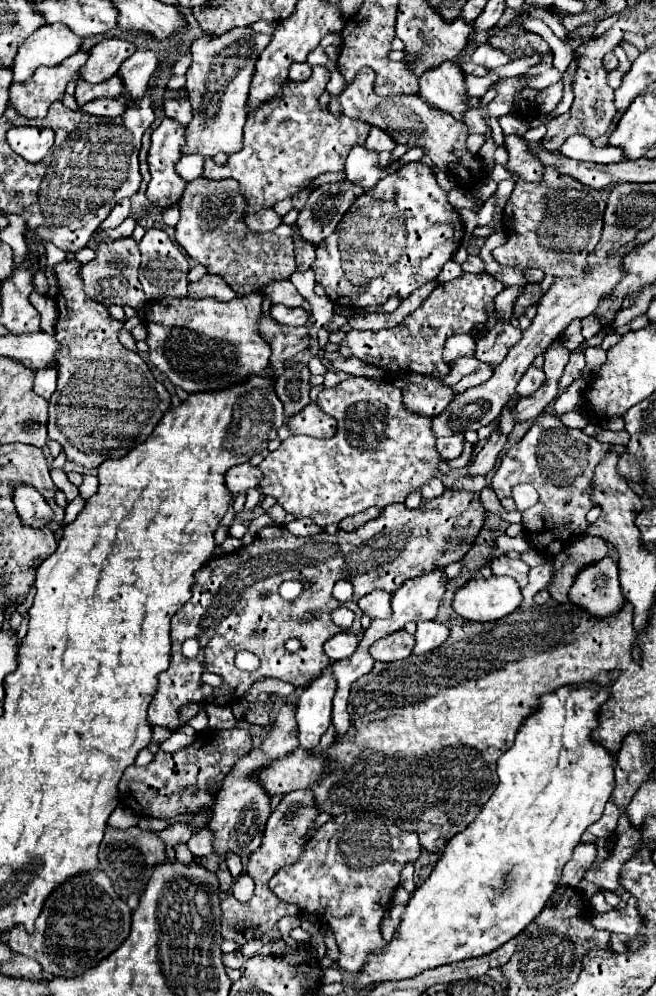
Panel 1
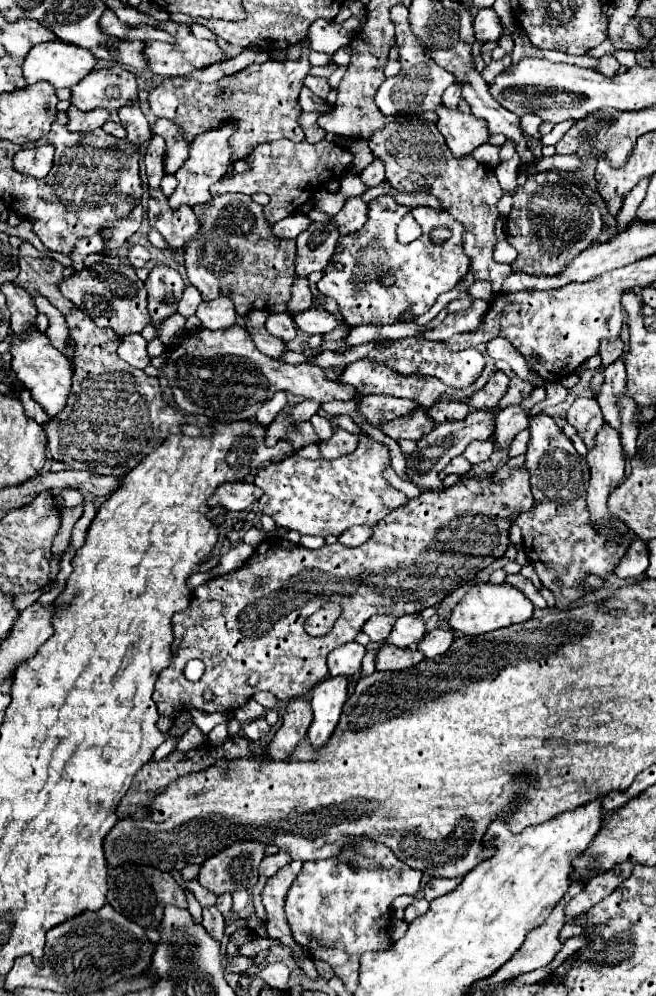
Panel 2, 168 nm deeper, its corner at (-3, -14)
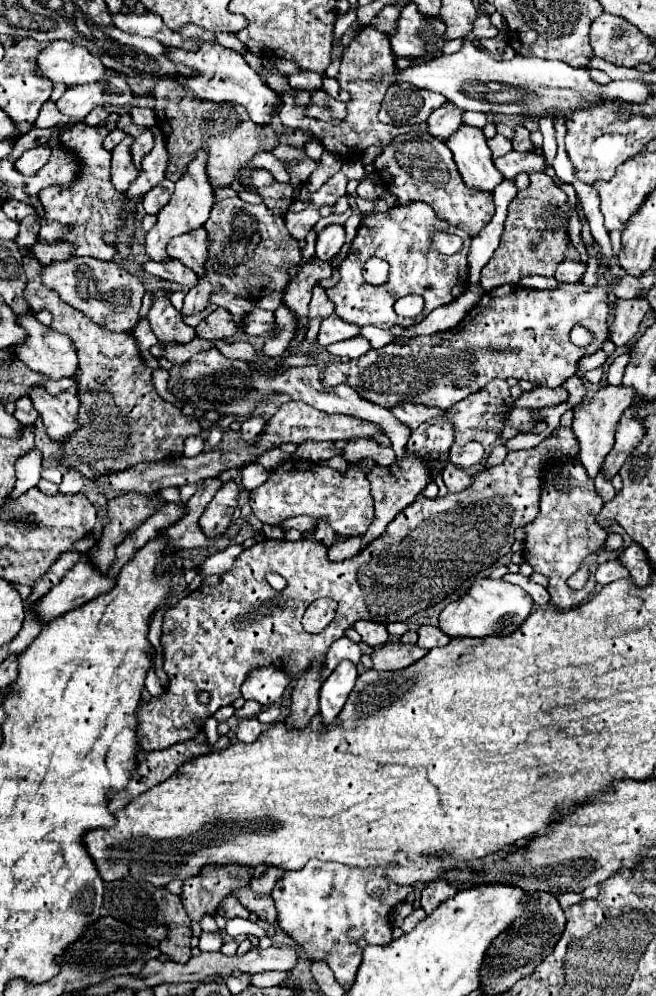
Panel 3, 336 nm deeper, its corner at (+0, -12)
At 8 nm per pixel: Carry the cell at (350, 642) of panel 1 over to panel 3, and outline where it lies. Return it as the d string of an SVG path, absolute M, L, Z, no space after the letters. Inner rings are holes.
M344 636L344 638L336 640L336 642L330 646L330 650L328 650L328 654L326 654L326 666L328 666L330 670L334 670L342 660L350 660L350 662L358 664L360 656L362 656L362 652L360 652L358 644Z

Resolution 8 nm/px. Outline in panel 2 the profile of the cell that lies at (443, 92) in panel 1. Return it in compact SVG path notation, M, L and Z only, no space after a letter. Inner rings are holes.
M445 106L437 108L437 128L445 136L445 142L455 158L473 156L473 150L489 142L489 130L485 120L477 120L473 114L461 114Z

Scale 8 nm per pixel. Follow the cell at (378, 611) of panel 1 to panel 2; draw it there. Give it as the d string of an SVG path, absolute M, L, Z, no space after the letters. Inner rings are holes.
M373 616L365 622L363 632L371 638L371 642L383 644L387 640L391 628L393 628L393 622L395 622L393 616Z

